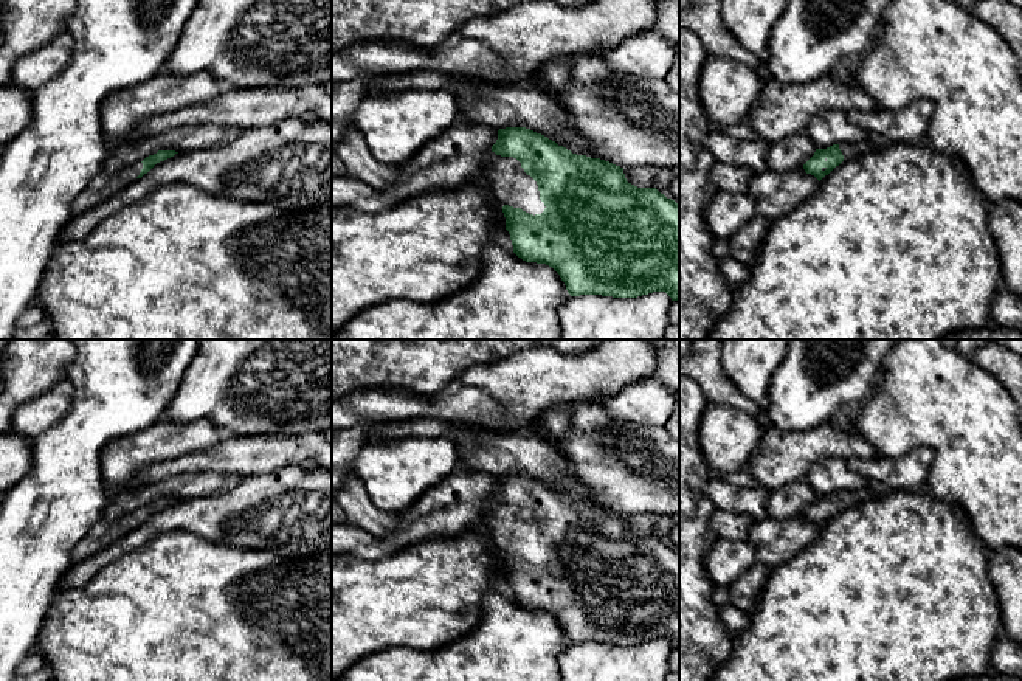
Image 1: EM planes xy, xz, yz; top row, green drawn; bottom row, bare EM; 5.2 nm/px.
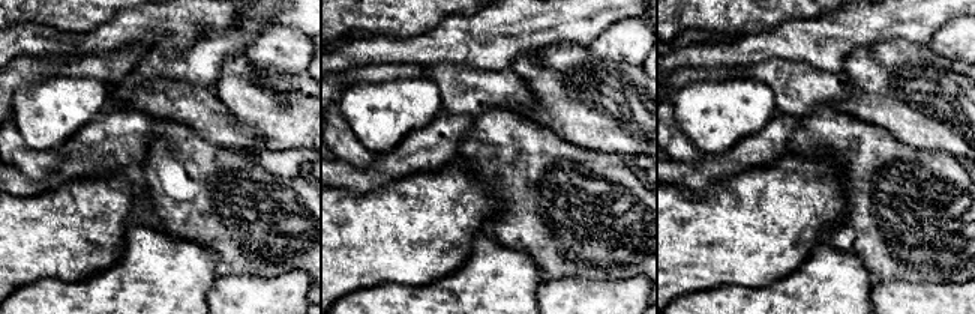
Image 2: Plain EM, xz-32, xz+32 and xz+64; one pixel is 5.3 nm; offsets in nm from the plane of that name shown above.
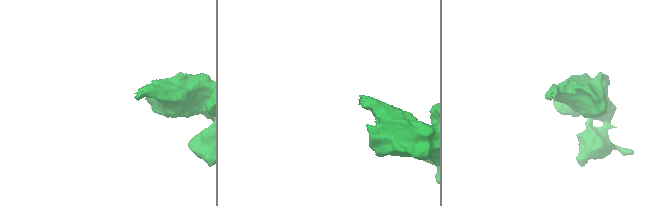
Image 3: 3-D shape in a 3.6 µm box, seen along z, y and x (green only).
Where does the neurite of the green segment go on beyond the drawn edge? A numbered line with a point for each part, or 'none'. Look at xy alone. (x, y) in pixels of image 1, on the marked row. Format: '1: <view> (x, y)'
1: xy (103, 186)

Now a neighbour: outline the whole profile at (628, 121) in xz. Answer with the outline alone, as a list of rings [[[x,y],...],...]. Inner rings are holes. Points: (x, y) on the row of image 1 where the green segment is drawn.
[[[583,56],[574,64],[569,84],[558,92],[551,92],[549,96],[565,109],[574,129],[600,160],[620,168],[679,168],[679,93],[673,92],[664,79],[620,76],[609,70],[603,56]]]

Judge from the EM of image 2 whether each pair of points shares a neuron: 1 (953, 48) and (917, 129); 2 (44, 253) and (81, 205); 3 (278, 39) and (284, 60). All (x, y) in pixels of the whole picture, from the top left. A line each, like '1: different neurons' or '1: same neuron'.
1: different neurons
2: same neuron
3: same neuron

